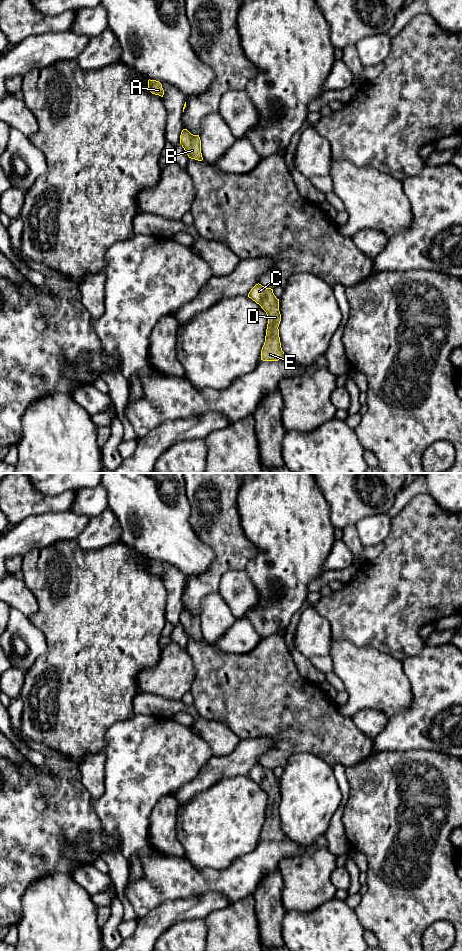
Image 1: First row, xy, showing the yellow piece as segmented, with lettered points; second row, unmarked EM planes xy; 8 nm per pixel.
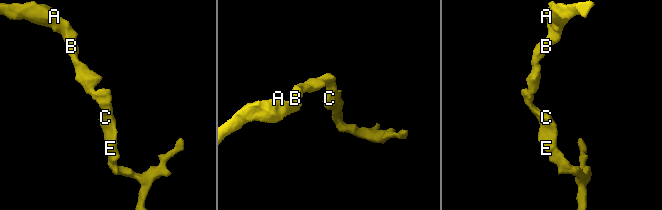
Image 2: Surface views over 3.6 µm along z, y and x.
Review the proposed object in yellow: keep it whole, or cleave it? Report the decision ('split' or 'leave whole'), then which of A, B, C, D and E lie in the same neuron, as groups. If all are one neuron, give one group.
leave whole; groups A B C D E

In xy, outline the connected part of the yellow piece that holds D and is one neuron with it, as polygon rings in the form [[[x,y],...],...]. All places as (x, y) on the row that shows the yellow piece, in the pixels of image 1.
[[[259,283],[251,289],[248,297],[259,304],[268,317],[265,342],[261,350],[261,360],[284,360],[286,356],[281,348],[278,329],[281,321],[279,299],[274,295],[273,289],[266,288]]]

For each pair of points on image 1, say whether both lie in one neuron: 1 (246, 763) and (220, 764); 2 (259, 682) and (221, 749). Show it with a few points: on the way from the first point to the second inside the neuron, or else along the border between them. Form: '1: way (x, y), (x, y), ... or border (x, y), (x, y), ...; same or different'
1: way (240, 763), (226, 764); same
2: border (210, 719), (226, 725), (241, 739); different

